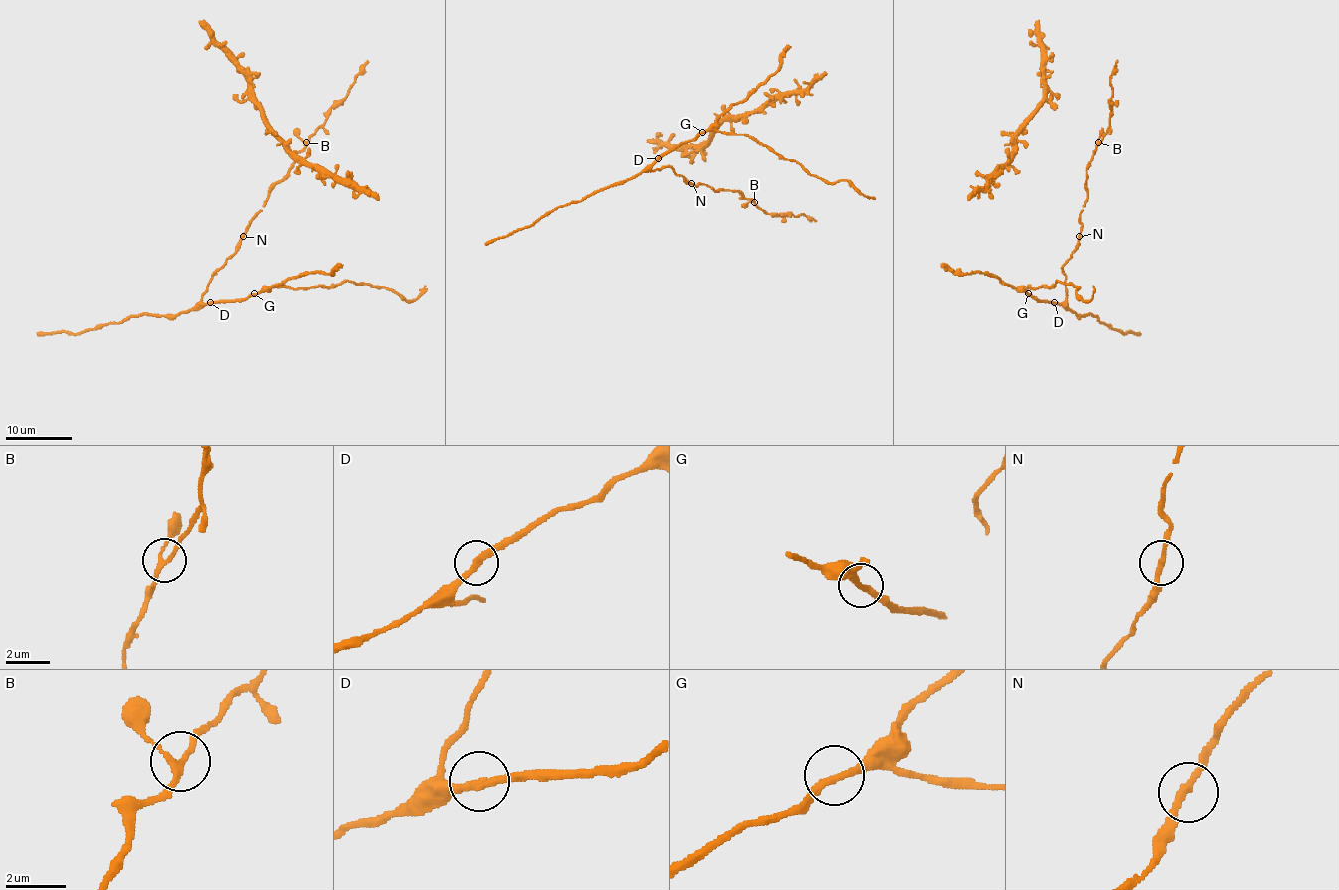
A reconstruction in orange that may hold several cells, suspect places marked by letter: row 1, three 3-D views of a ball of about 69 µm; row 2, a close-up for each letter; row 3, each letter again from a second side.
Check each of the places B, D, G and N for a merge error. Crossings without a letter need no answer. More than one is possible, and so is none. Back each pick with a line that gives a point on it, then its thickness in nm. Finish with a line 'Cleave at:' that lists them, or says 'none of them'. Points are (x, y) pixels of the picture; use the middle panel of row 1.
Cleave at: none of them

